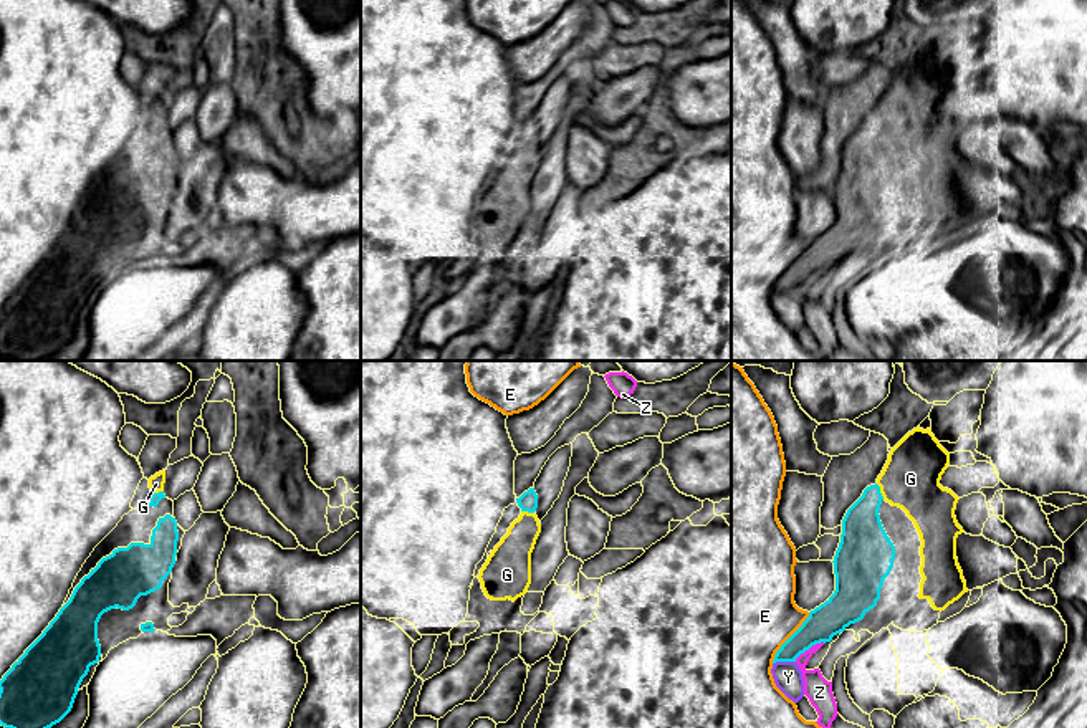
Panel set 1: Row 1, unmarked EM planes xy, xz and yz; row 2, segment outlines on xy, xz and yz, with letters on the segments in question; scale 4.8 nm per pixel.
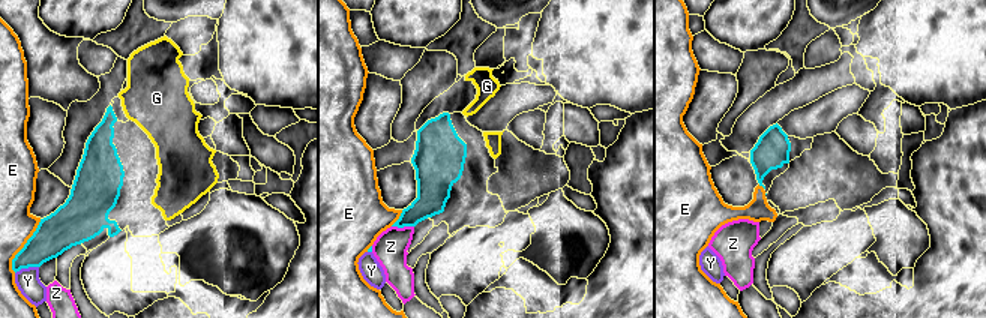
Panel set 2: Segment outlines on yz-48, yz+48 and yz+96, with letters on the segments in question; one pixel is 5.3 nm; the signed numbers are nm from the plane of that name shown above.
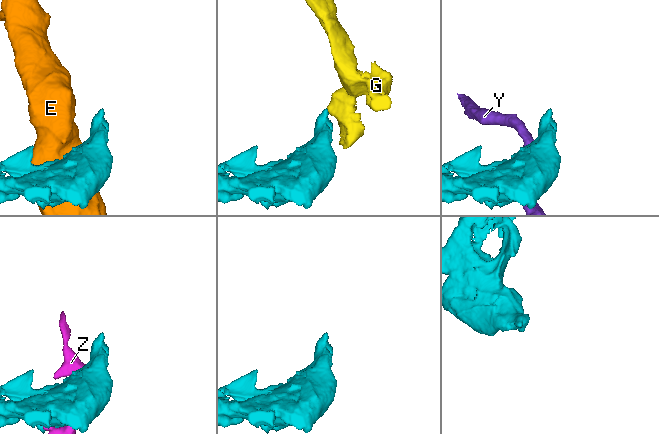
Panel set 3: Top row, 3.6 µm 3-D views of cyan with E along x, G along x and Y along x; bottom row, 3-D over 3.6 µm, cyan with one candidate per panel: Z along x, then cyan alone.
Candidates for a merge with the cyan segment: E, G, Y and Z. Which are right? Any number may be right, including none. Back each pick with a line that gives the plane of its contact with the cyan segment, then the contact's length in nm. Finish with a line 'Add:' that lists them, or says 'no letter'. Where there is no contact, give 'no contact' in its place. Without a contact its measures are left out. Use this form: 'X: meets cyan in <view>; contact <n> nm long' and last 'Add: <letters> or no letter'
G: meets cyan in yz; contact 90 nm long
Add: G

